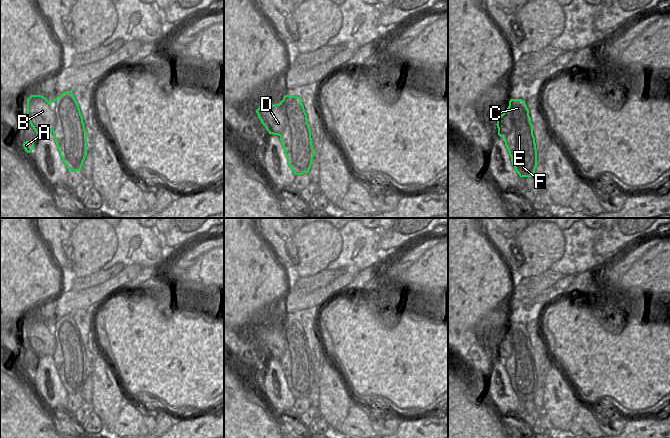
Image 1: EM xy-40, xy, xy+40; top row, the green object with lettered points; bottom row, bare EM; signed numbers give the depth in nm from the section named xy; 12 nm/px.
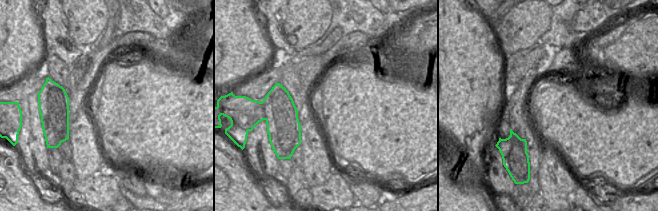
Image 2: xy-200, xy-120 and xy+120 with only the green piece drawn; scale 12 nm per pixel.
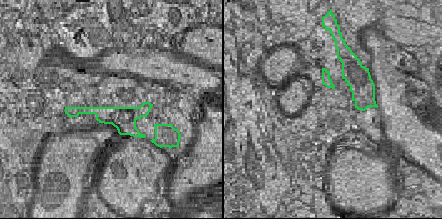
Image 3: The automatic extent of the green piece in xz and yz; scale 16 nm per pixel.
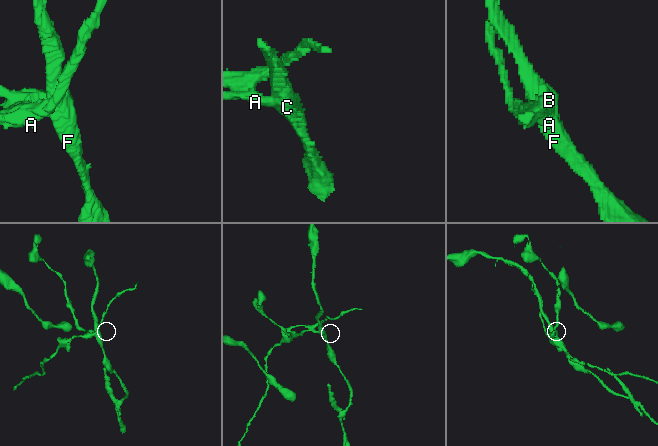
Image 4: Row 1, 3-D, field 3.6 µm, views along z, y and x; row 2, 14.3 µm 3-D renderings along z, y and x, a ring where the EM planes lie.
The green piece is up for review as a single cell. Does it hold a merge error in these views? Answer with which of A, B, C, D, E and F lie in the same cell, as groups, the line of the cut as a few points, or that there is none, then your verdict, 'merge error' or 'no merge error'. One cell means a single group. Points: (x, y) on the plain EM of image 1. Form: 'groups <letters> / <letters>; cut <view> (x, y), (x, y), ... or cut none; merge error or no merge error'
groups A B D / C E F; cut xy (279, 327), (284, 339), (284, 354), (279, 359); merge error

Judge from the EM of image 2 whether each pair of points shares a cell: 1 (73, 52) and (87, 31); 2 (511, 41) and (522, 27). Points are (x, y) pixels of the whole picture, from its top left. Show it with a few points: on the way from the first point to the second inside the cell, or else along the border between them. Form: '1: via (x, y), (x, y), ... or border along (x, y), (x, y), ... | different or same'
1: border along (68, 25), (69, 38), (64, 42), (85, 47) | different
2: via (511, 38), (519, 30) | same

